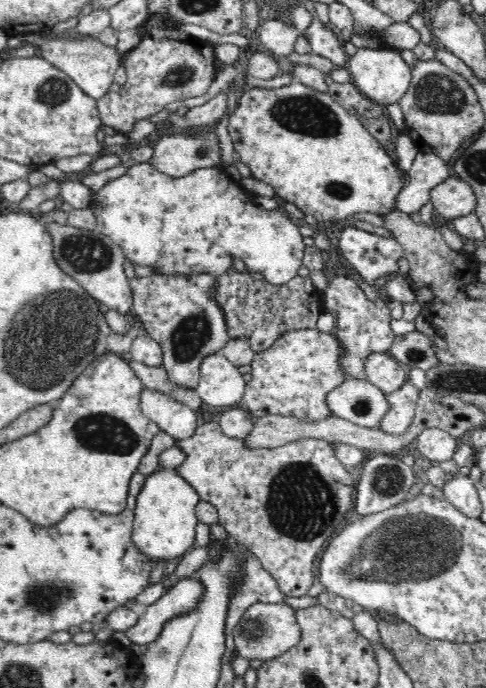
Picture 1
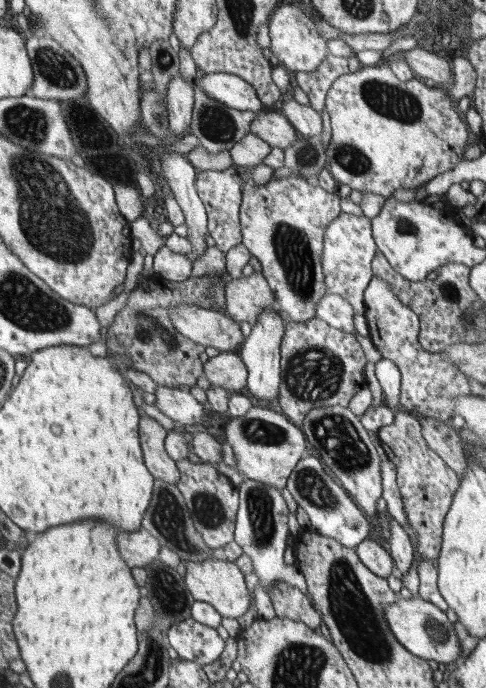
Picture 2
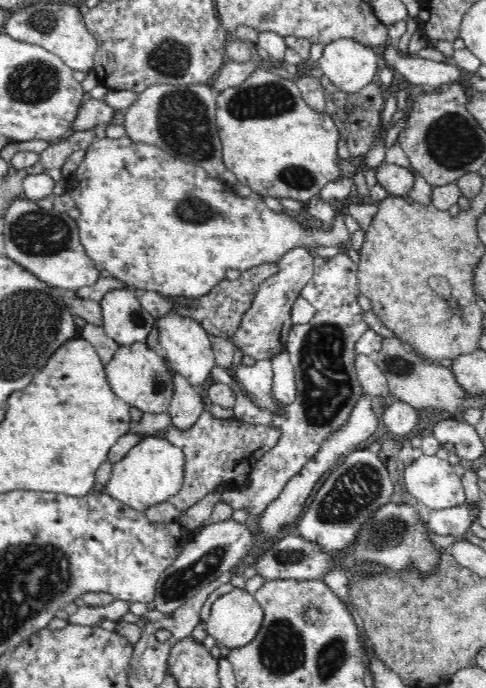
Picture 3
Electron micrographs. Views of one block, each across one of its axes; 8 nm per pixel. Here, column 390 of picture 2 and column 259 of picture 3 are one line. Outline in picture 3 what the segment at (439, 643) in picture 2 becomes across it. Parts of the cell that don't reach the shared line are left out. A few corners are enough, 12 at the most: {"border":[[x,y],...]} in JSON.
{"border":[[235,587],[212,603],[206,631],[220,646],[254,640],[262,605]]}

